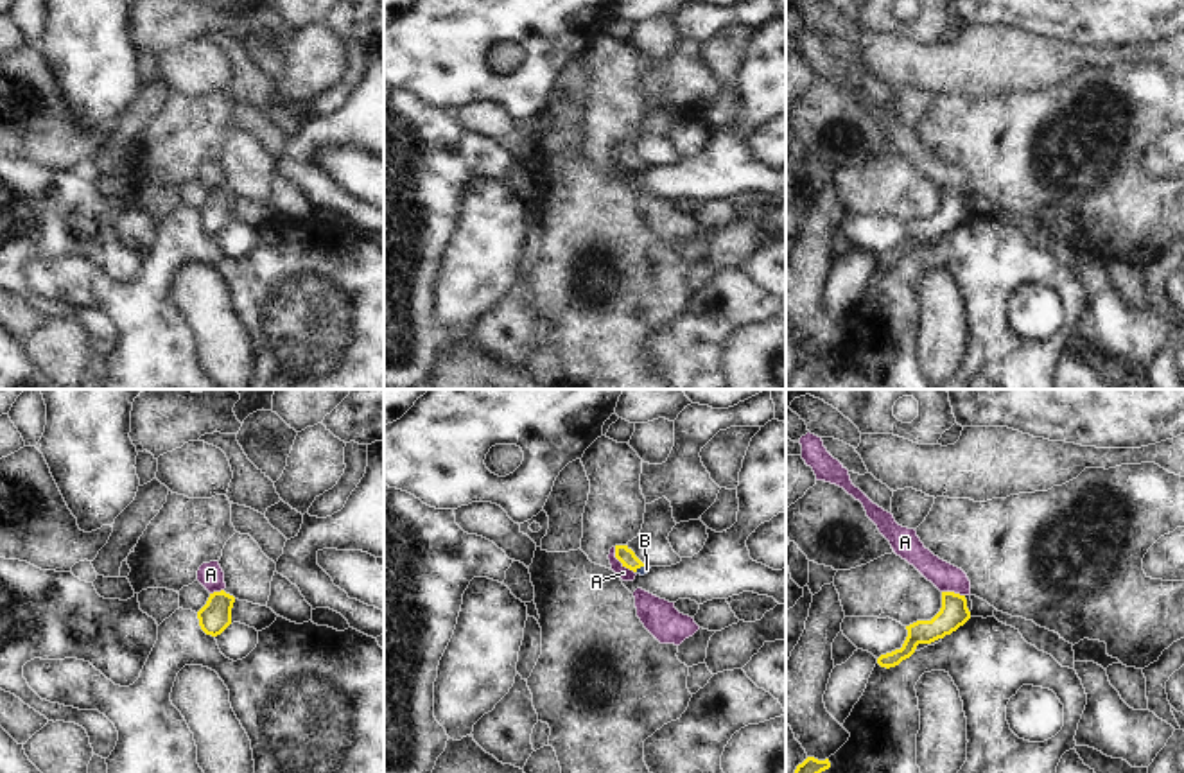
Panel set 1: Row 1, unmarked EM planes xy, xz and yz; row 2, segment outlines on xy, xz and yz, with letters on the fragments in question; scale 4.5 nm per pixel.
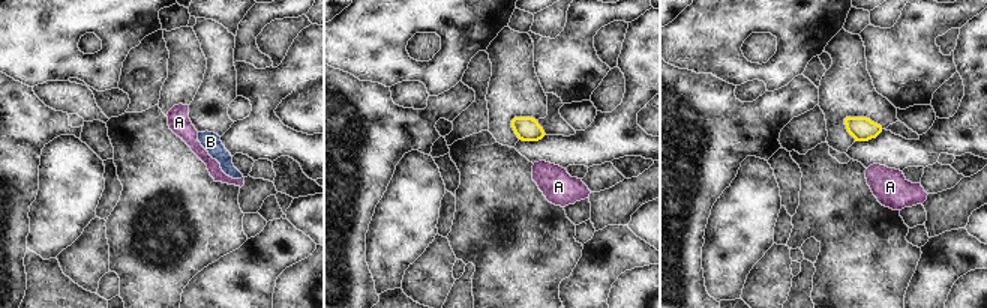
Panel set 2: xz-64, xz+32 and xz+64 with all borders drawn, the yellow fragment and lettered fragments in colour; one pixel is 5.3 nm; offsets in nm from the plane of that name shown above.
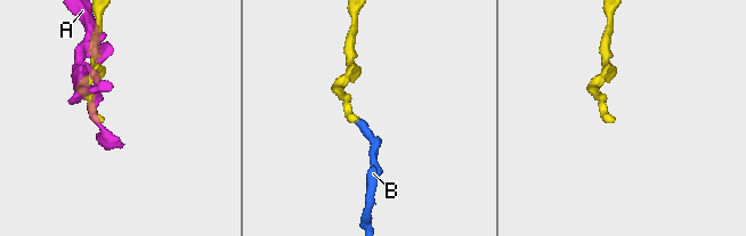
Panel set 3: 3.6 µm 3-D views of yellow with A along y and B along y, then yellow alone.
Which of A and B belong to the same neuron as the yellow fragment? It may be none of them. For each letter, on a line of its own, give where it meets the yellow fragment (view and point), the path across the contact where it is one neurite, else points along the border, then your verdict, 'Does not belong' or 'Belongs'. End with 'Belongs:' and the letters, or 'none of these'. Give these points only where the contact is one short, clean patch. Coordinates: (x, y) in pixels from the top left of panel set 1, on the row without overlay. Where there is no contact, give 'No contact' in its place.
A: Touches yellow at xz (621, 160). Boundary: xz (614, 146), (614, 153), (634, 171). Does not belong
B: Touches yellow at xz (639, 165). Path across: xz (626, 155), (639, 165), (644, 167). Belongs
Belongs: B

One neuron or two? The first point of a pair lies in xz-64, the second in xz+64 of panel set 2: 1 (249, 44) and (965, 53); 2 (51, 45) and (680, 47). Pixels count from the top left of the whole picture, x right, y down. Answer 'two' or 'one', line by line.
1: two
2: one

